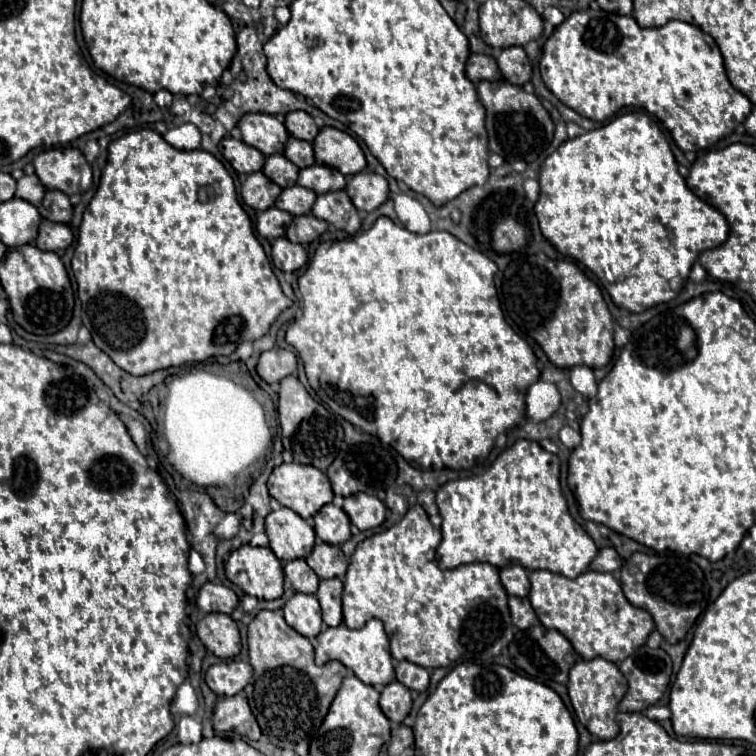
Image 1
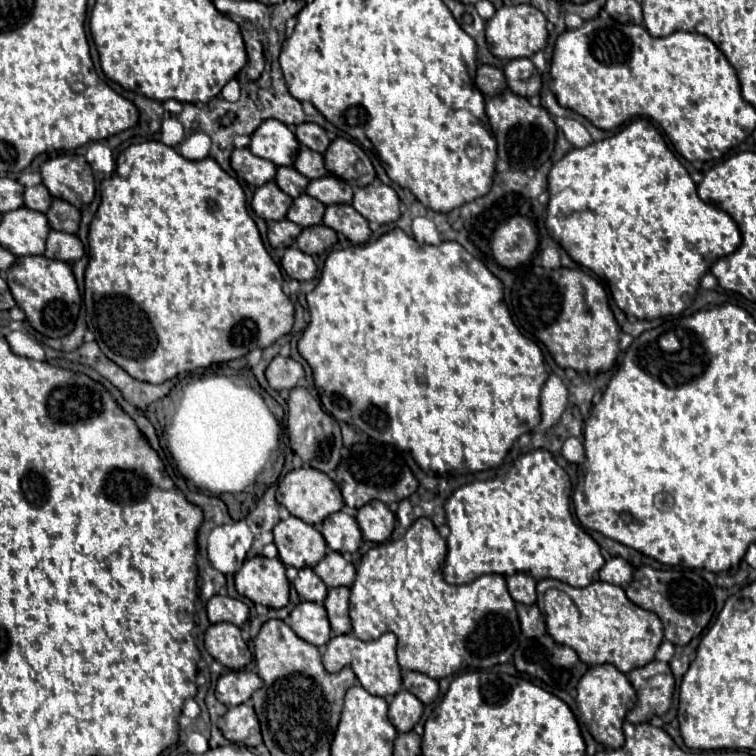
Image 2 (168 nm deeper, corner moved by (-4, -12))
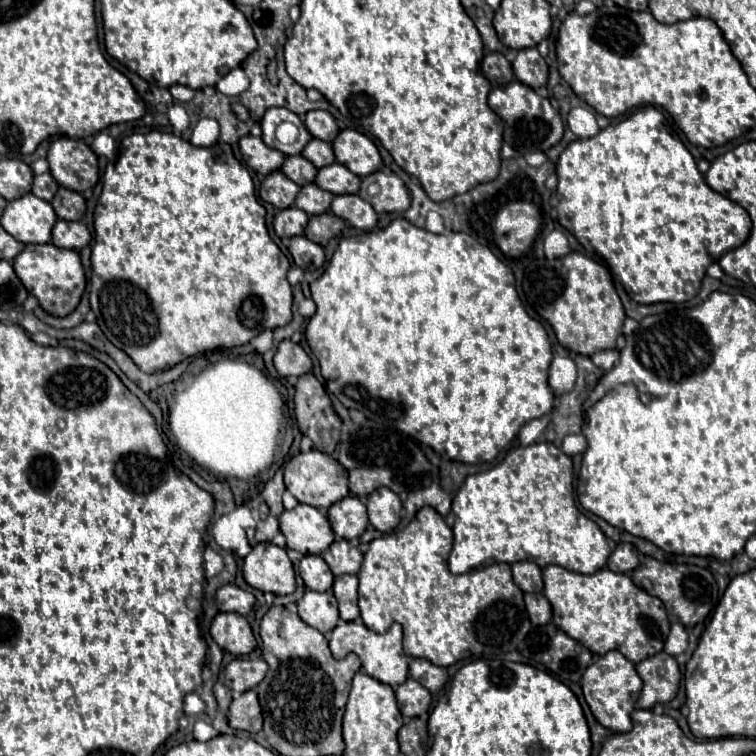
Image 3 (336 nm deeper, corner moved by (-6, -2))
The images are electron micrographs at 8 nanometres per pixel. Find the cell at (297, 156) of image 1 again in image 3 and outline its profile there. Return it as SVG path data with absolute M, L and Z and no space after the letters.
M312 138L308 142L308 146L302 150L302 156L308 158L318 170L334 162L334 150L332 150L332 146L328 142L316 140L316 138Z

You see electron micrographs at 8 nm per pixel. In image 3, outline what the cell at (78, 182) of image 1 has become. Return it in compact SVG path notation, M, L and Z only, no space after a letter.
M56 138L48 148L50 174L68 190L84 192L98 183L98 156L74 138Z

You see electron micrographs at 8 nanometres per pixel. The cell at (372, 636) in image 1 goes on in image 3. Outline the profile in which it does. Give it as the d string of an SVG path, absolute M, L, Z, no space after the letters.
M340 620L338 626L330 632L328 644L330 644L330 652L334 658L344 658L348 652L358 654L358 658L362 660L364 672L382 684L398 686L400 682L404 682L408 678L408 662L410 660L402 650L402 626L400 624L392 624L390 630L384 634L376 634L376 632L368 630L362 622Z

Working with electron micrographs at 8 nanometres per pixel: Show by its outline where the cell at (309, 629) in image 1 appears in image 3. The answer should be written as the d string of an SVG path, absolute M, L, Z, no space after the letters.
M306 590L298 602L298 616L312 628L328 634L338 624L338 606L332 592Z

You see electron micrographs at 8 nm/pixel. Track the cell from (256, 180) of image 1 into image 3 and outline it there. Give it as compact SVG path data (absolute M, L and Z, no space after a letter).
M280 170L268 174L264 182L260 184L260 198L276 208L290 208L296 200L296 194L300 192L300 186L294 184L290 178L286 178Z

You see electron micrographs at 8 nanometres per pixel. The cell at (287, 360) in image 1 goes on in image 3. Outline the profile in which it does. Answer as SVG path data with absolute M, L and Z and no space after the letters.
M282 340L274 354L274 366L280 376L302 376L312 370L312 360L300 344L294 344L292 340Z

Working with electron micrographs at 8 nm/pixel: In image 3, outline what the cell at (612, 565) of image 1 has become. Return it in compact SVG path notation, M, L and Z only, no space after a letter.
M618 544L616 550L610 554L606 566L608 566L612 572L628 574L628 572L632 572L638 564L640 564L638 550L636 550L632 544Z

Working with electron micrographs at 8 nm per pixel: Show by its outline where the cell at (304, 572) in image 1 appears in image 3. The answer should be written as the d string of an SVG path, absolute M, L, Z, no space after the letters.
M304 556L300 562L300 576L306 588L316 592L328 592L334 584L334 574L322 556Z

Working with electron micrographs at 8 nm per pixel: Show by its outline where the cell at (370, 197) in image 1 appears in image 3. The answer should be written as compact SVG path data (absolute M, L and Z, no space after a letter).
M382 168L361 180L360 198L372 204L376 212L404 212L410 206L410 196L404 182L392 174L387 168Z

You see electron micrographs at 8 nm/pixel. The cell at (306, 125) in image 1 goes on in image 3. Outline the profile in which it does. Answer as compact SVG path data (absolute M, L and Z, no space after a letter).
M312 110L312 112L308 112L306 118L304 118L304 126L314 138L324 140L324 142L332 142L336 138L336 134L338 134L336 120L326 110Z

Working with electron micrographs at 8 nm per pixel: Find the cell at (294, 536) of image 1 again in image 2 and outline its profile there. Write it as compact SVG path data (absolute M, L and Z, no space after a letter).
M290 516L274 526L274 544L278 546L280 560L298 570L314 568L328 550L324 536L296 516Z

